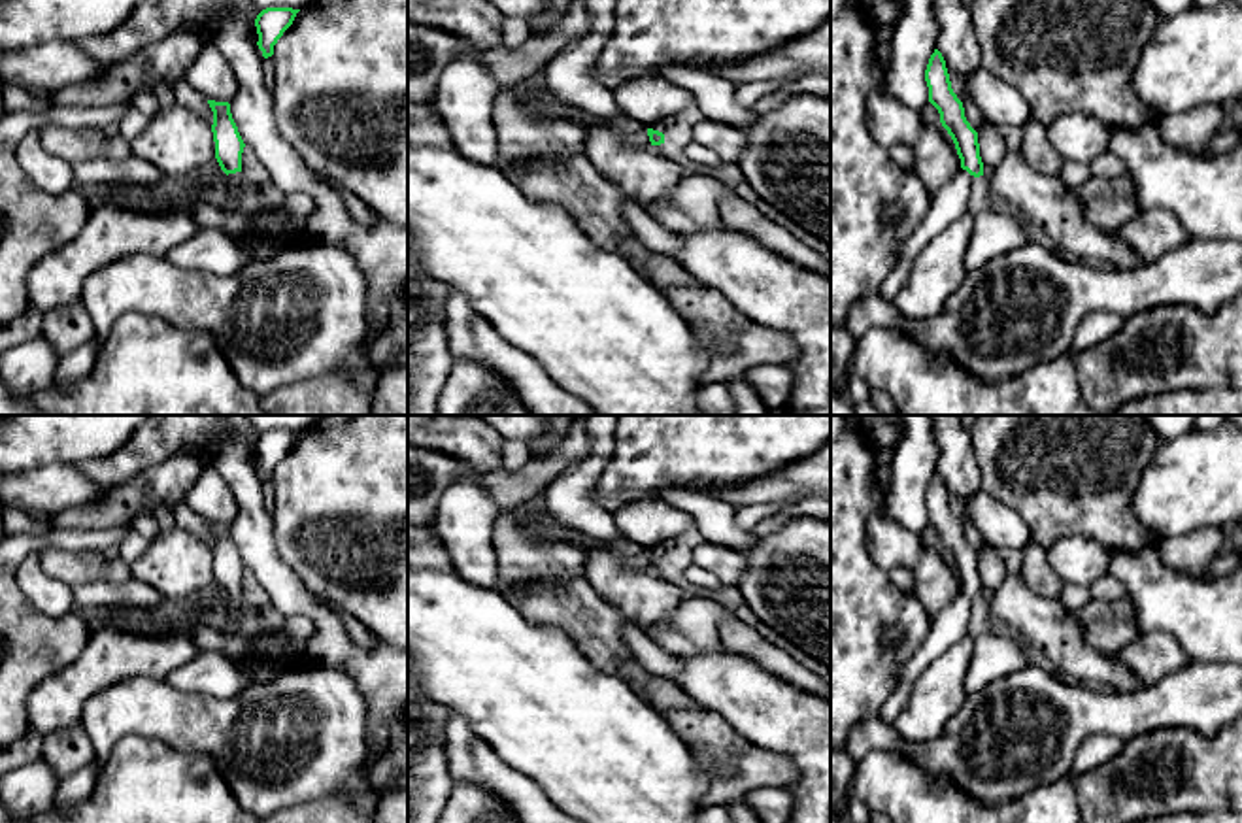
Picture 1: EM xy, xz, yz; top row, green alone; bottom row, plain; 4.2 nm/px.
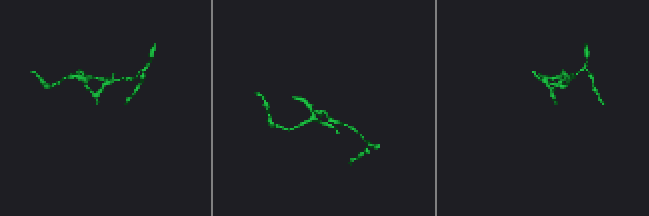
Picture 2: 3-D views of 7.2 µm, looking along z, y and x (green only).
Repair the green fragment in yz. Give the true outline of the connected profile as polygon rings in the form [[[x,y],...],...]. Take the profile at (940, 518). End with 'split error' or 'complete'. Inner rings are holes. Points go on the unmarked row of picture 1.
[[[938,472],[929,481],[925,504],[929,525],[938,532],[940,546],[955,566],[963,593],[942,613],[931,619],[925,642],[902,668],[893,695],[878,714],[878,719],[883,723],[893,723],[902,712],[917,676],[959,638],[968,634],[970,608],[976,600],[983,598],[978,555],[965,540],[963,525],[951,512],[946,483]]] | split error

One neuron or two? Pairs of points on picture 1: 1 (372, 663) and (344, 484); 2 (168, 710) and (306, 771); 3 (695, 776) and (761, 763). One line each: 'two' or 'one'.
1: two
2: one
3: two

